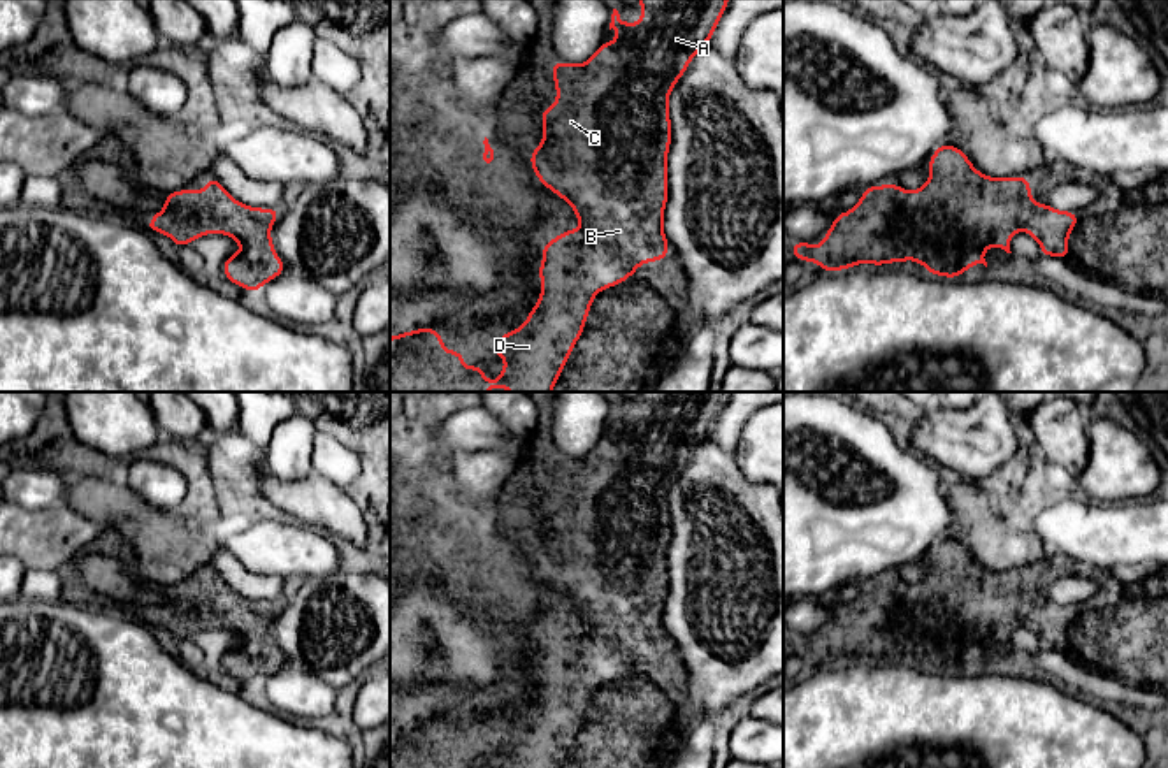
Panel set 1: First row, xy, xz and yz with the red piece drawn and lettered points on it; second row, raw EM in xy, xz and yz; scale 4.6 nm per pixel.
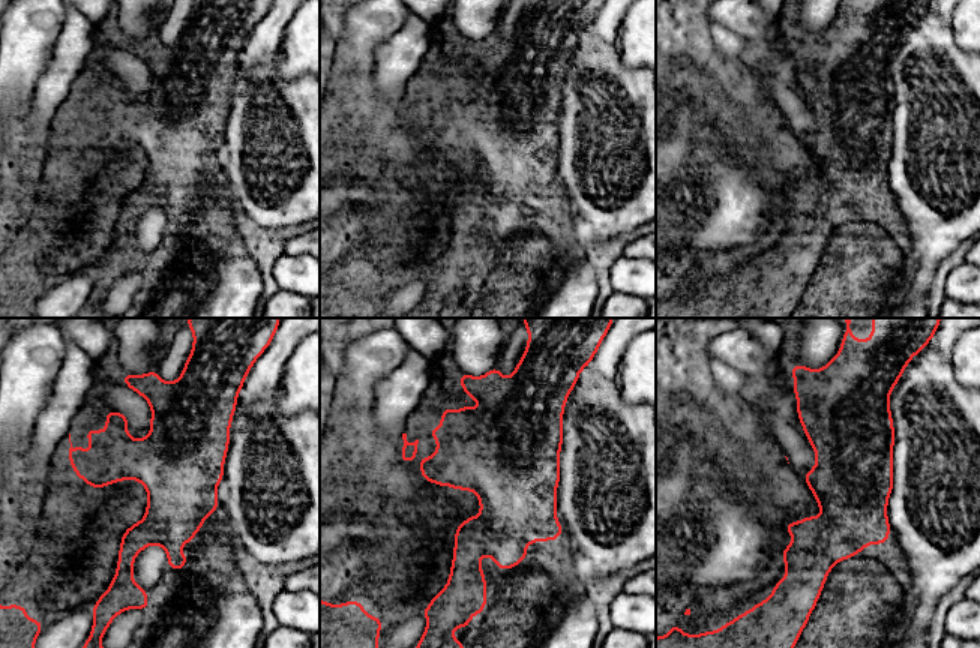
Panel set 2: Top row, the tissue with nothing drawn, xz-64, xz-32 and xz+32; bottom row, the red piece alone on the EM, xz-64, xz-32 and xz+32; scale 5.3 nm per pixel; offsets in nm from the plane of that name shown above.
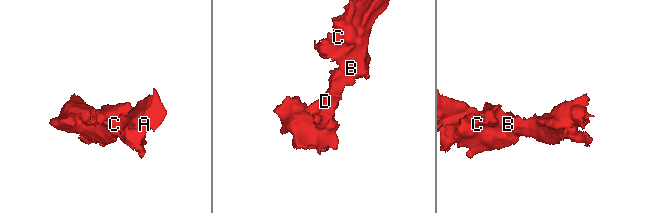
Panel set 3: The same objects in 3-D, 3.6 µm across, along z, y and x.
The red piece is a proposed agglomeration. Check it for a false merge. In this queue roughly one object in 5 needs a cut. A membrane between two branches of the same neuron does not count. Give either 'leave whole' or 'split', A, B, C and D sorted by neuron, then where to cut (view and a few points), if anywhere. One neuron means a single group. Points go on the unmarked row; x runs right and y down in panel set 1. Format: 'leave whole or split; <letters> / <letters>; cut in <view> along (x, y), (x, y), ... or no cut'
leave whole; A B C D; no cut

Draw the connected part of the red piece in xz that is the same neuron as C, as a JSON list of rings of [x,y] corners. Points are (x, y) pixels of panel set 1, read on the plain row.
[[[638,392],[641,399],[641,413],[638,417],[622,417],[620,408],[613,402],[609,424],[616,425],[613,436],[602,436],[594,450],[580,459],[567,455],[553,455],[553,478],[557,482],[557,494],[552,501],[544,501],[541,508],[541,520],[546,524],[539,529],[537,541],[529,548],[530,561],[536,571],[560,594],[571,598],[573,606],[580,613],[580,622],[560,626],[555,633],[543,638],[543,654],[537,663],[541,671],[539,694],[530,703],[522,721],[502,728],[497,736],[492,738],[492,747],[504,752],[504,763],[501,768],[560,768],[574,743],[580,729],[585,724],[585,715],[590,706],[594,689],[624,677],[629,673],[641,657],[664,654],[669,647],[669,634],[664,629],[664,603],[667,599],[667,547],[671,541],[671,511],[669,511],[669,487],[680,471],[687,466],[690,453],[713,432],[715,422],[729,399],[729,392]]]

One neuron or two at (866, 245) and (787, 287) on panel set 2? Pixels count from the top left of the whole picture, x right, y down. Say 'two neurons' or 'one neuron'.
one neuron

